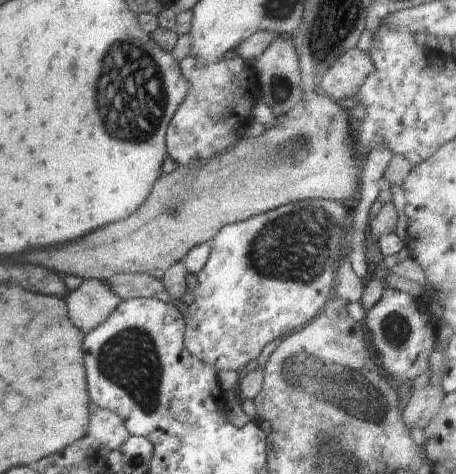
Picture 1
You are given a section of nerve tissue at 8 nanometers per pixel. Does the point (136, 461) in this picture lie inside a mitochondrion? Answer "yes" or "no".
yes

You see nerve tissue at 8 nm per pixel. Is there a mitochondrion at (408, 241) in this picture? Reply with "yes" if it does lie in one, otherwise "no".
no

